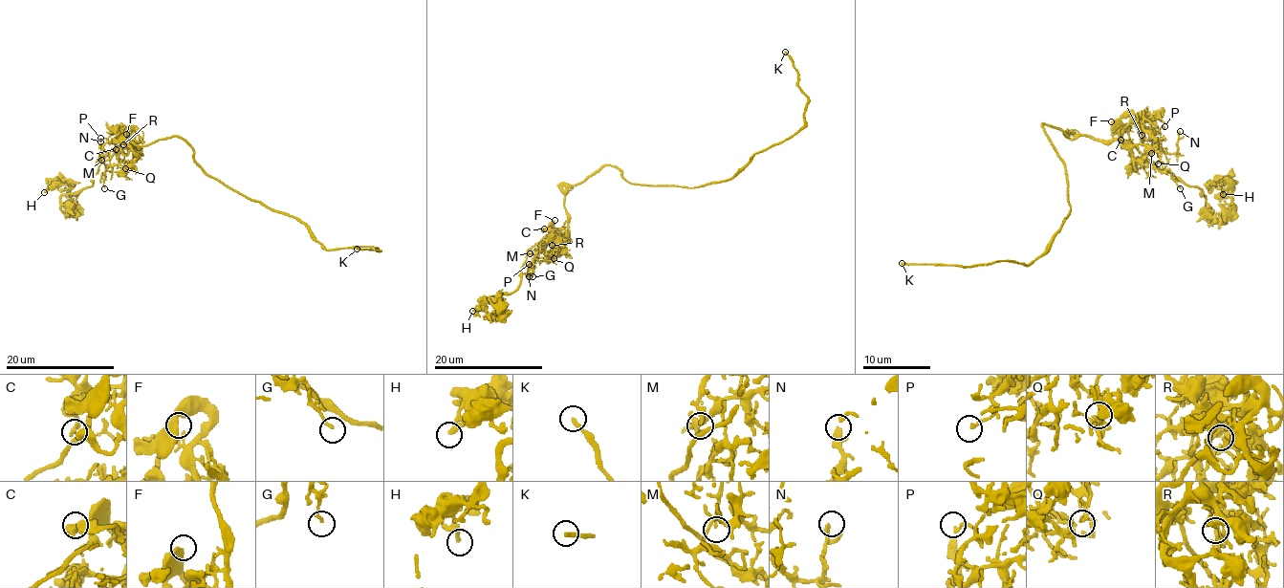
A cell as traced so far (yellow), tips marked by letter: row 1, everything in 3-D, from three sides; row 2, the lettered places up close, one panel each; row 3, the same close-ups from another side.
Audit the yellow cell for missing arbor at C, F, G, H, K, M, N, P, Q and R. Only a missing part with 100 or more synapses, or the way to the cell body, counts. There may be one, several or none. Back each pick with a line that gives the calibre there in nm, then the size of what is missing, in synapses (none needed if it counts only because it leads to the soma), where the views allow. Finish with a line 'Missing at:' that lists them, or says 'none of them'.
K: calibre 240 nm
Missing at: K

